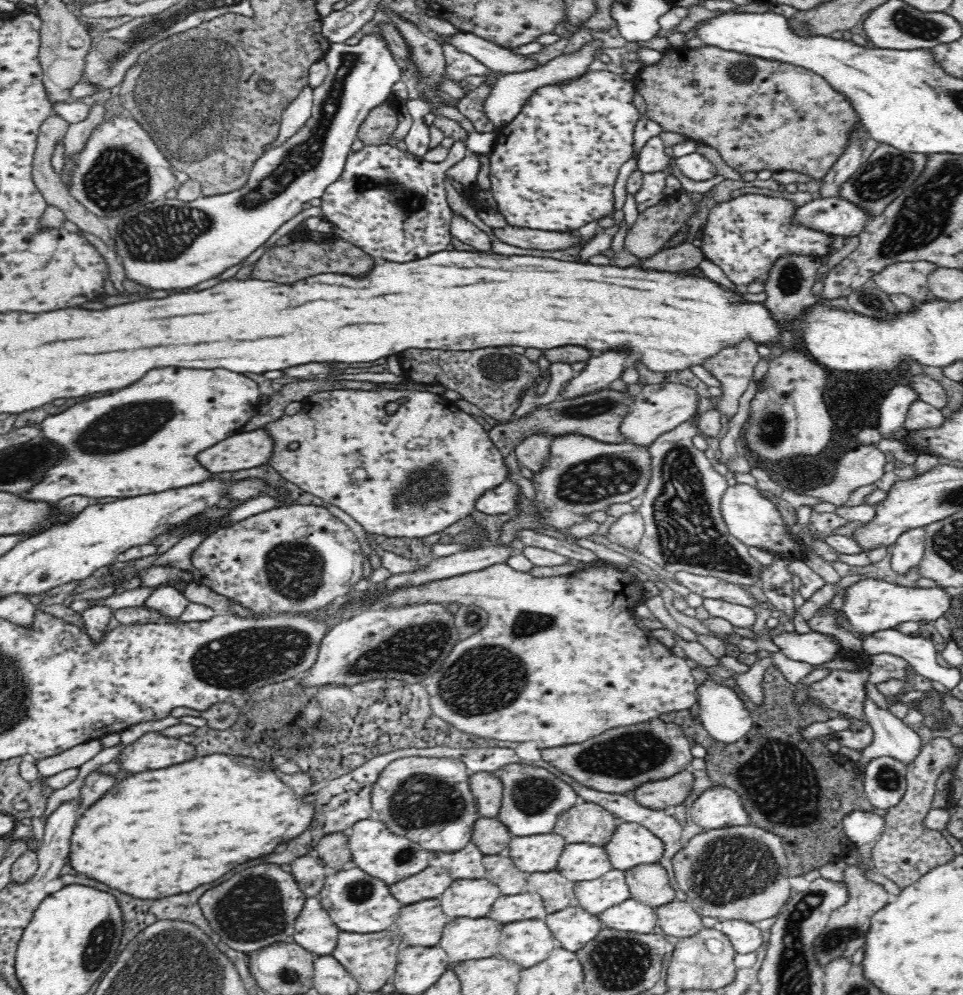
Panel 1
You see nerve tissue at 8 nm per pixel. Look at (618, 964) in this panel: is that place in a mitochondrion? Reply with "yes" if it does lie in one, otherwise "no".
yes

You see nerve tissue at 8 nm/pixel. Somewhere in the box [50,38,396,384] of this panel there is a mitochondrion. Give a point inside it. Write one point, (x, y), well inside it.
(303, 157)

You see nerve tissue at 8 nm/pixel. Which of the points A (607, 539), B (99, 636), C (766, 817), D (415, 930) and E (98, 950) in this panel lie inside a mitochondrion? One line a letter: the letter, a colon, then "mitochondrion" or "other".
A: other
B: other
C: mitochondrion
D: other
E: mitochondrion

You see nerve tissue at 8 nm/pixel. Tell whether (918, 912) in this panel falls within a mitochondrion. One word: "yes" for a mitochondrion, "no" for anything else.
no

